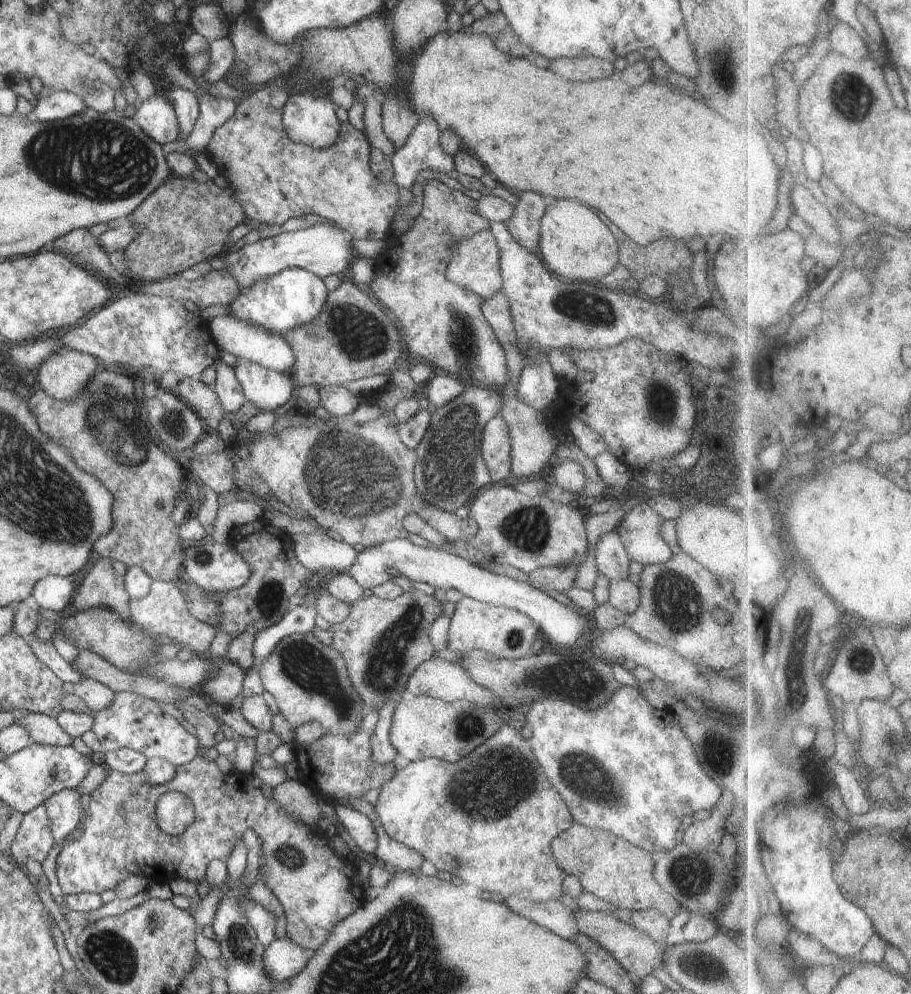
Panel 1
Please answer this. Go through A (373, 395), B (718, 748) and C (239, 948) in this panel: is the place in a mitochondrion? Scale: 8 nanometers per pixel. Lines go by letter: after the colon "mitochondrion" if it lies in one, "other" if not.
A: other
B: mitochondrion
C: mitochondrion

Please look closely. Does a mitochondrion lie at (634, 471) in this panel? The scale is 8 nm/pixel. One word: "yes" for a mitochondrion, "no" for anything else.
no

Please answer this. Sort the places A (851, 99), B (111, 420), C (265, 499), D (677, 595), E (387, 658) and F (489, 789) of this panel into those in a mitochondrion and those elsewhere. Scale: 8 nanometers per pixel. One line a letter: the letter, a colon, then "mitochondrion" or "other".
A: mitochondrion
B: mitochondrion
C: other
D: mitochondrion
E: mitochondrion
F: mitochondrion

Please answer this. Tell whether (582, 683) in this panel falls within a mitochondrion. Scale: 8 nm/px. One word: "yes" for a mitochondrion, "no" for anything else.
yes

